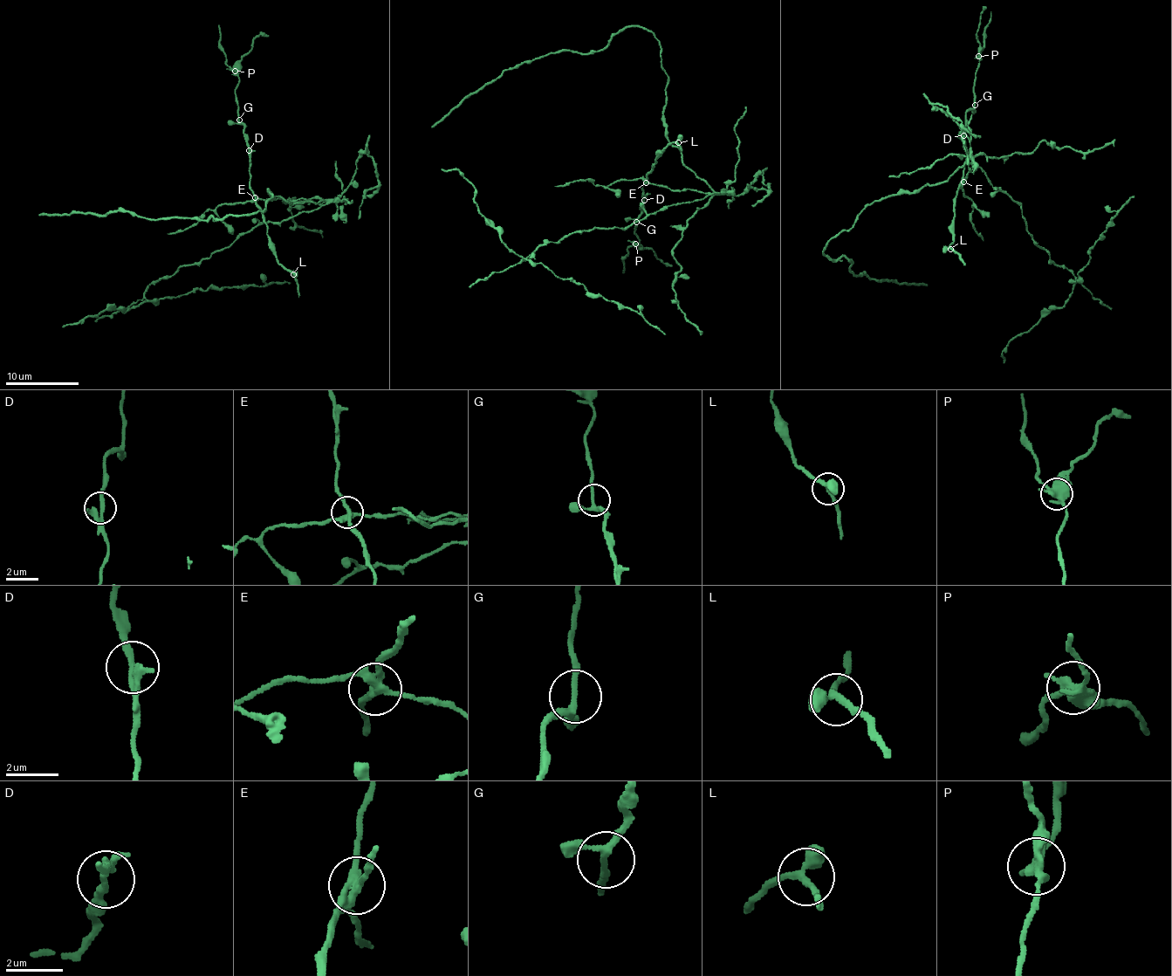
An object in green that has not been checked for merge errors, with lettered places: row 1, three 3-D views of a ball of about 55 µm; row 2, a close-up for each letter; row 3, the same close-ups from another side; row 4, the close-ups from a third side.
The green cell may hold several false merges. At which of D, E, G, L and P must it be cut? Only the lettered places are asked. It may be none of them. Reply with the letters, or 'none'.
E, P

